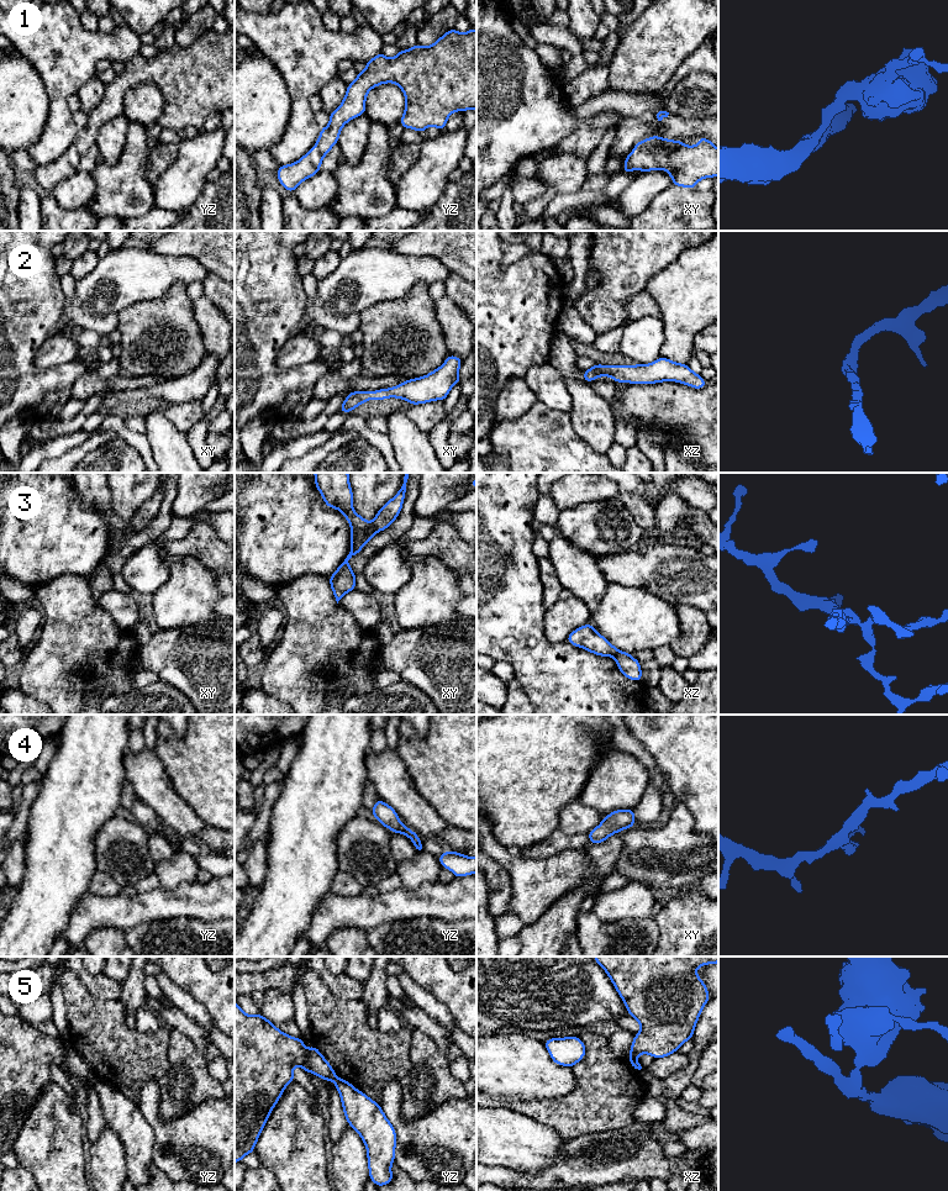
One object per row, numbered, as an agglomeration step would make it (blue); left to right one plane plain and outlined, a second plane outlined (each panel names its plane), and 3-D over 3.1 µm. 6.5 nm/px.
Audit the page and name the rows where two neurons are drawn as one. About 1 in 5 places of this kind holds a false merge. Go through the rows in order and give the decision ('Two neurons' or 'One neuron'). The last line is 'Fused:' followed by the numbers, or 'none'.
1: One neuron
2: One neuron
3: Two neurons
4: One neuron
5: Two neurons
Fused: 3, 5

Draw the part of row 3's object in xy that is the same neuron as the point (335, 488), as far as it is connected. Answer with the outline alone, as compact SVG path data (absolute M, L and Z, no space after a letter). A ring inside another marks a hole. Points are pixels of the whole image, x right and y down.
M314 473L315 485L325 504L343 513L351 525L351 552L338 569L330 576L330 585L338 601L349 591L356 590L356 574L348 560L358 554L378 532L373 522L368 522L353 510L353 492L348 473Z

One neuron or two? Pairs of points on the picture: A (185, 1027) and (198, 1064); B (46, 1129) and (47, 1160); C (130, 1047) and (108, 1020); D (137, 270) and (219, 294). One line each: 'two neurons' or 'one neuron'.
A: one neuron
B: one neuron
C: one neuron
D: two neurons

